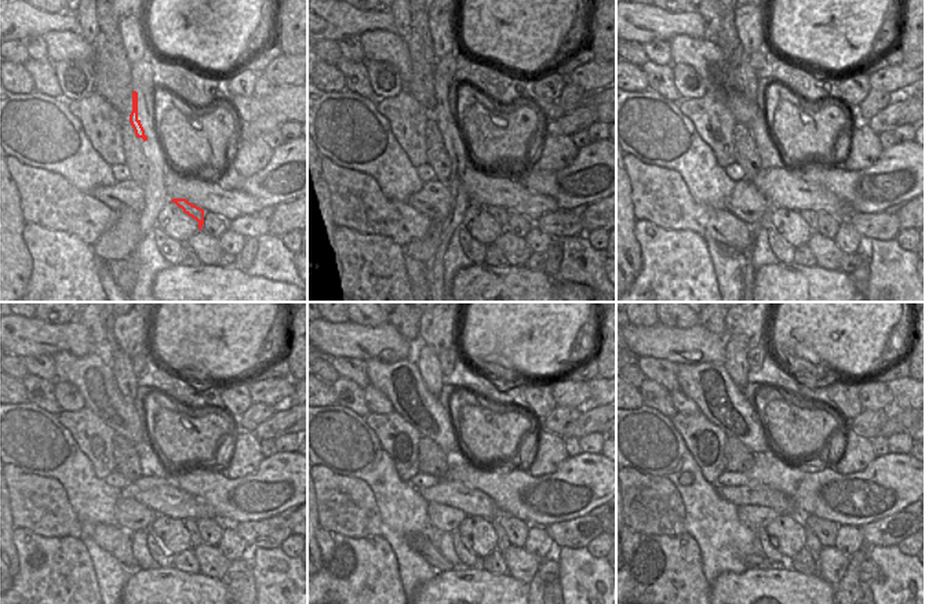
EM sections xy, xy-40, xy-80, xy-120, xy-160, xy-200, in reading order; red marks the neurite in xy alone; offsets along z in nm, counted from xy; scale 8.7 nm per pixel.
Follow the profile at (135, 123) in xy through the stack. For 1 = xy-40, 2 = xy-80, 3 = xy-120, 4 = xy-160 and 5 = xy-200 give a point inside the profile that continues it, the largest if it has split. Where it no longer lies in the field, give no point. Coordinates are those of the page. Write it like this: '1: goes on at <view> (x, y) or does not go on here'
1: goes on at xy-40 (439, 113)
2: goes on at xy-80 (747, 77)
3: goes on at xy-120 (127, 381)
4: goes on at xy-160 (428, 360)
5: goes on at xy-200 (736, 361)

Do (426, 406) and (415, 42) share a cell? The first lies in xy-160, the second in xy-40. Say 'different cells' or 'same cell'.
different cells

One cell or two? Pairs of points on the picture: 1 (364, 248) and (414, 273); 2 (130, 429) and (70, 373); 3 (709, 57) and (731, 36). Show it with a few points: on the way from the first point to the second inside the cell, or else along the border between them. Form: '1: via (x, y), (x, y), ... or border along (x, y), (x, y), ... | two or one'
1: border along (403, 254), (411, 287) | two
2: via (119, 413), (87, 378) | one
3: border along (713, 39), (721, 51), (728, 79) | two

